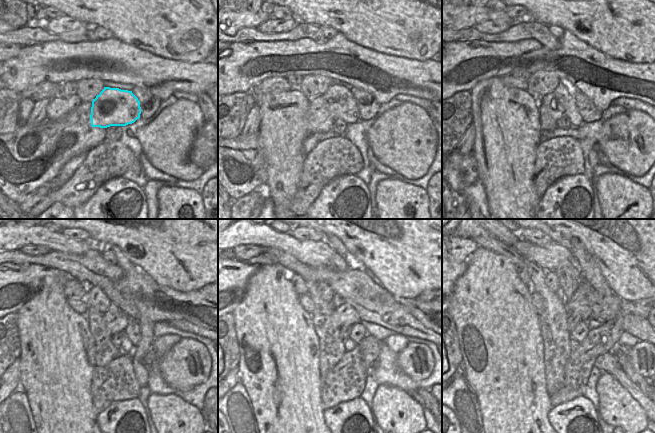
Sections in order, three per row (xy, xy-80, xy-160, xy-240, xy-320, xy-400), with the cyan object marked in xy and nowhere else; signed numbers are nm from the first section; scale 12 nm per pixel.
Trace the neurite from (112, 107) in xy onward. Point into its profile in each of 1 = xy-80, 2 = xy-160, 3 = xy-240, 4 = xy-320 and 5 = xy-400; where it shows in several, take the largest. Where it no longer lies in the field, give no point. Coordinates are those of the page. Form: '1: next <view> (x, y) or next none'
1: next xy-80 (341, 104)
2: next xy-160 (568, 100)
3: next xy-240 (127, 346)
4: next xy-320 (349, 344)
5: next xy-400 (573, 343)

